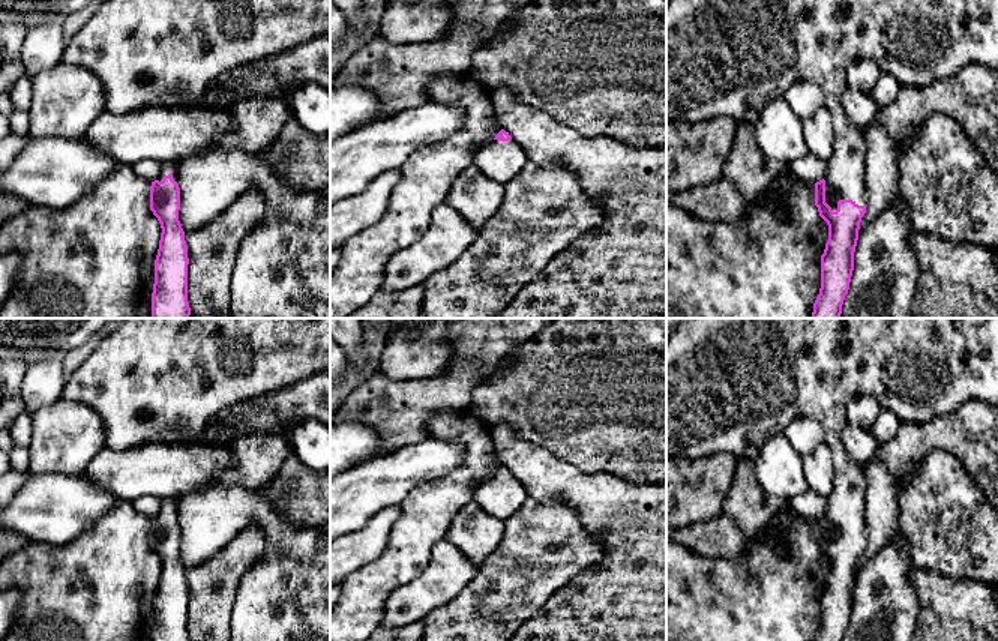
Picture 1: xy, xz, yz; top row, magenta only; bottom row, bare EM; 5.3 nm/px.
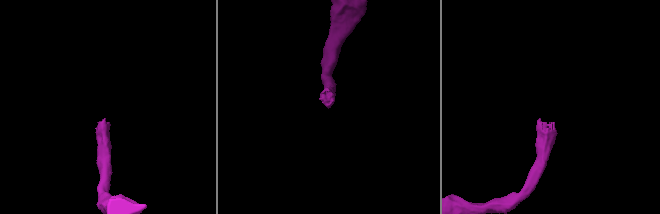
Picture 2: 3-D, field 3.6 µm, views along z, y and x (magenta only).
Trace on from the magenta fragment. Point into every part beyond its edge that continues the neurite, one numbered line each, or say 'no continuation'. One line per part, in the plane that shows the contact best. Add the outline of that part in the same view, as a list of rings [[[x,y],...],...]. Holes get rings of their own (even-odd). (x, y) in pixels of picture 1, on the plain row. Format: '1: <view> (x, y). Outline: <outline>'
1: yz (731, 383). Outline: [[[681,318],[666,338],[666,458],[699,459],[731,453],[753,461],[761,446],[770,437],[783,432],[794,417],[813,417],[824,429],[836,470],[836,486],[827,497],[824,513],[825,539],[833,548],[837,546],[839,536],[852,536],[858,542],[866,542],[866,479],[861,465],[849,456],[842,440],[848,402],[863,395],[876,398],[881,407],[890,410],[900,422],[914,423],[948,414],[972,399],[998,407],[998,318]]]

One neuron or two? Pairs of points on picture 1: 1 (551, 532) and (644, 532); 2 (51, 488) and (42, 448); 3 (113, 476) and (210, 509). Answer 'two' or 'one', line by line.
1: two
2: two
3: two

